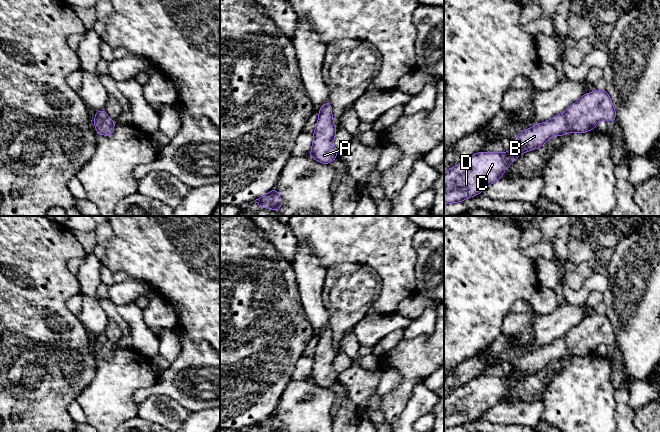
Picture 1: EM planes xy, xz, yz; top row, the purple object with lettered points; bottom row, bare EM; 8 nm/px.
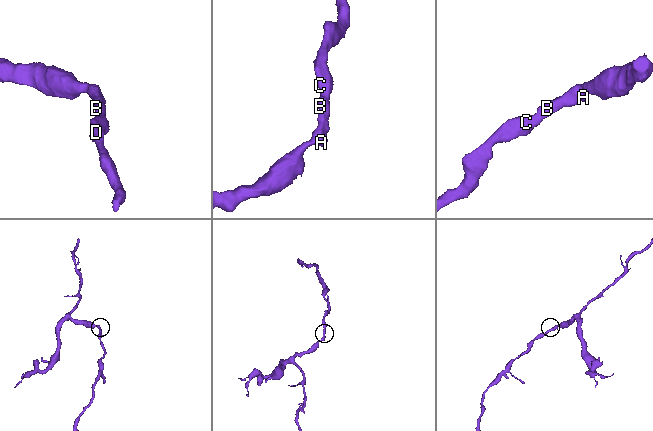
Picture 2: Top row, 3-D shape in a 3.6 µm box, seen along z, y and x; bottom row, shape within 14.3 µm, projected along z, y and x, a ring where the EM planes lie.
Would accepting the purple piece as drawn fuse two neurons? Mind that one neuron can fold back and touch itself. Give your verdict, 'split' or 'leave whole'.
leave whole

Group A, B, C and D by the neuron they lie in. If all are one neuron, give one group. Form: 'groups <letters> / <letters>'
groups A B C D

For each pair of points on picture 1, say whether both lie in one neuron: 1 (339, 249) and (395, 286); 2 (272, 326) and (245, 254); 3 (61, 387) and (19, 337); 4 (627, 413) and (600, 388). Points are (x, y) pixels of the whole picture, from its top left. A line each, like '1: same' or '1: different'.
1: same
2: same
3: same
4: different

